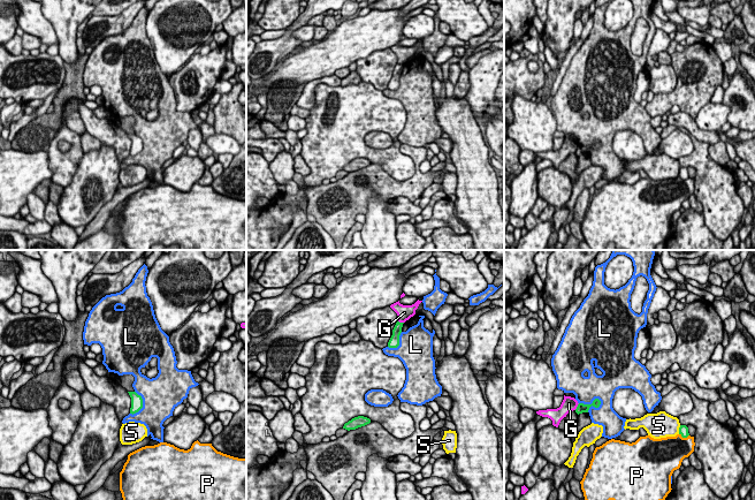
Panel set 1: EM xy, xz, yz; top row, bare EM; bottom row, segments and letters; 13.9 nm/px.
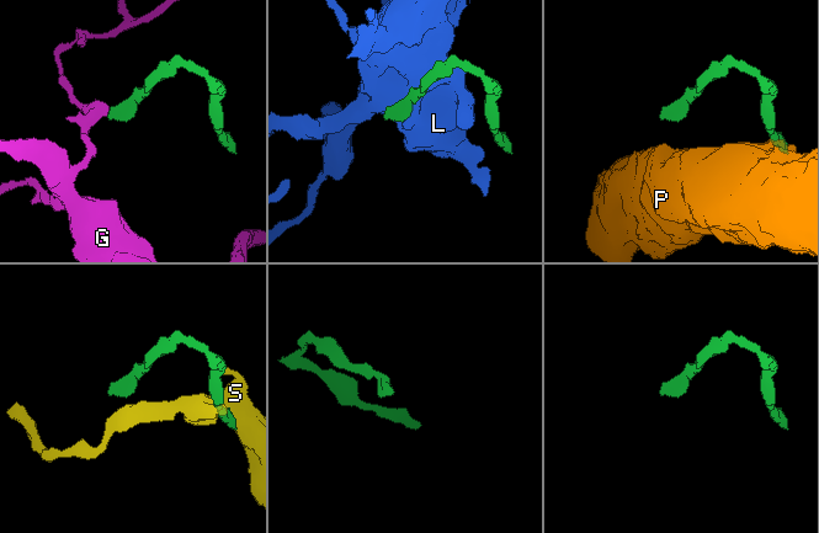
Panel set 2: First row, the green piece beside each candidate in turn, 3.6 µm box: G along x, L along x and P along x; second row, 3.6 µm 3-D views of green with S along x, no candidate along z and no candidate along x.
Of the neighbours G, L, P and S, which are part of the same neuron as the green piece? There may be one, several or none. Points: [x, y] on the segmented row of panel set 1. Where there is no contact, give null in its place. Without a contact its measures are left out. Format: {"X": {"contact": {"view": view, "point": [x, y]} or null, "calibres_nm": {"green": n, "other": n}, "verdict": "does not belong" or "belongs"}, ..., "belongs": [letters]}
{"G": {"contact": {"view": "yz", "point": [577, 407]}, "calibres_nm": {"green": 130, "other": 200}, "verdict": "does not belong"}, "L": {"contact": {"view": "yz", "point": [589, 404]}, "calibres_nm": {"green": 130, "other": 360}, "verdict": "does not belong"}, "P": {"contact": {"view": "yz", "point": [684, 437]}, "calibres_nm": {"green": 130, "other": 380}, "verdict": "does not belong"}, "S": {"contact": {"view": "yz", "point": [679, 430]}, "calibres_nm": {"green": 130, "other": 340}, "verdict": "does not belong"}, "belongs": []}

